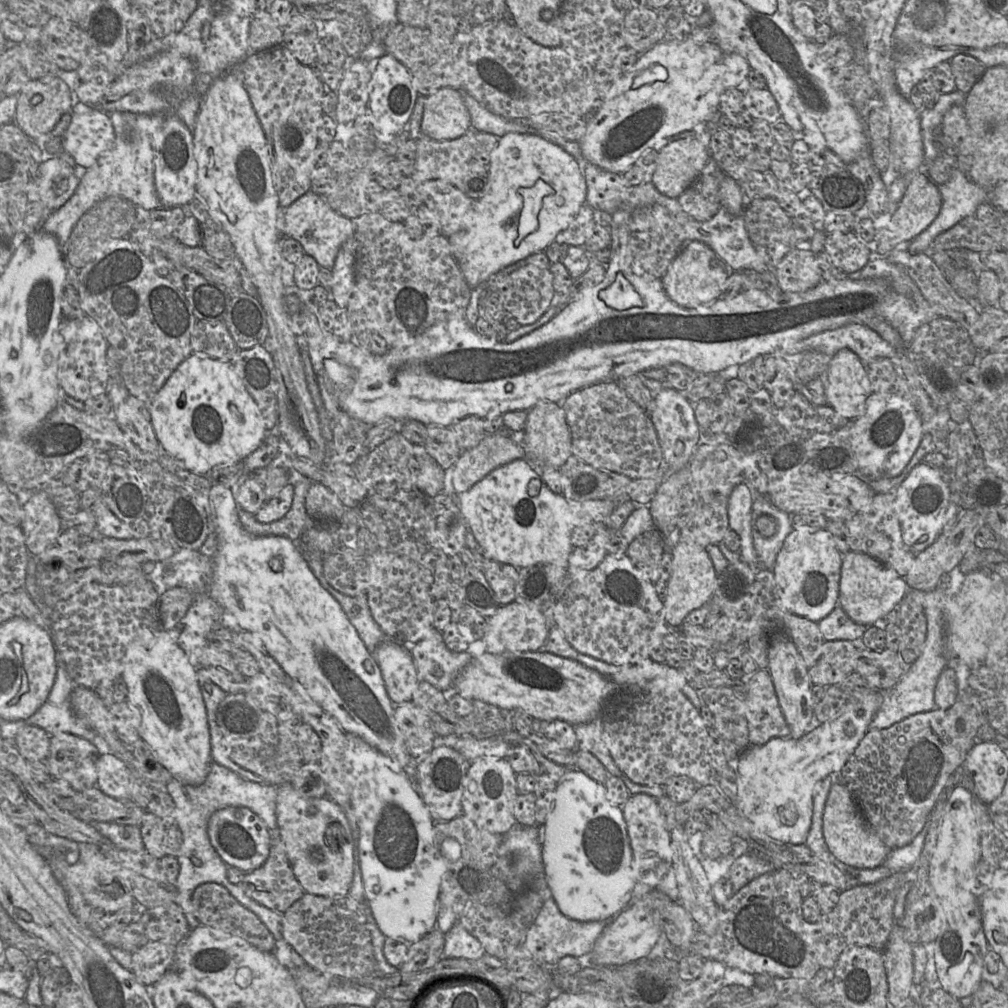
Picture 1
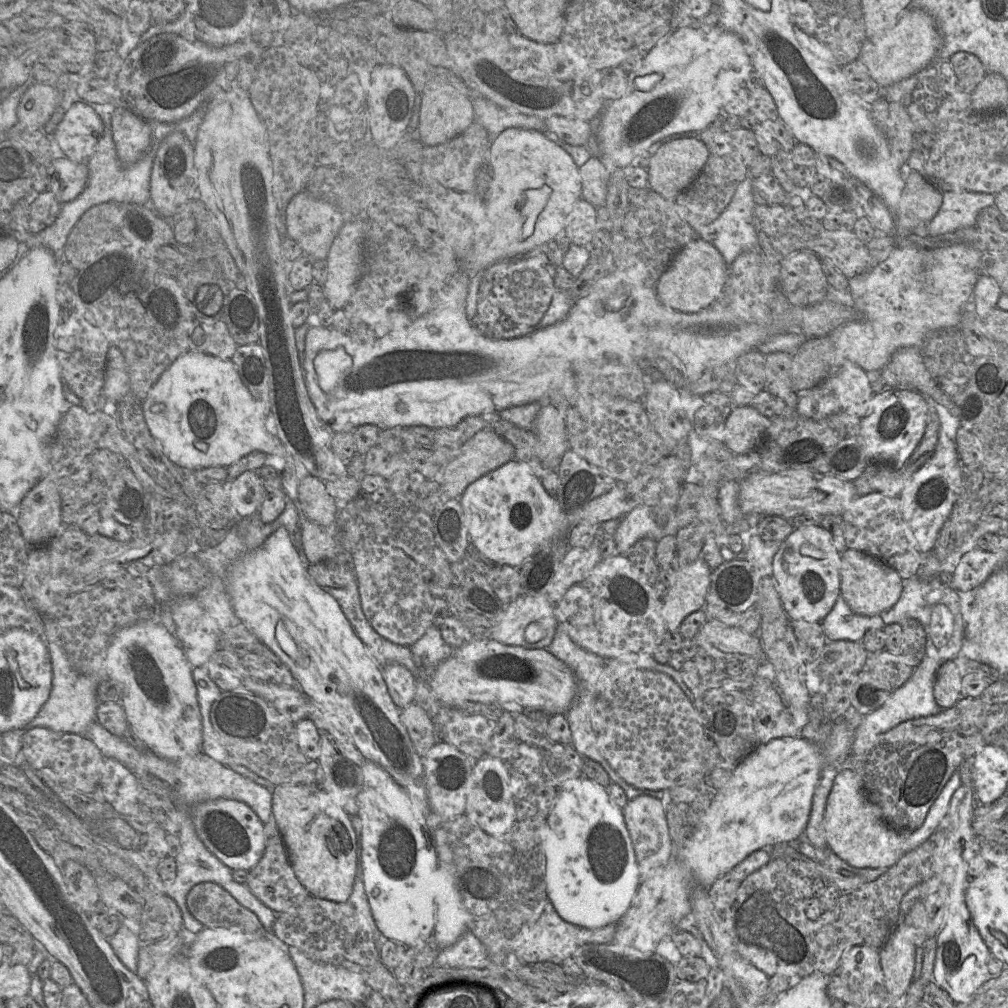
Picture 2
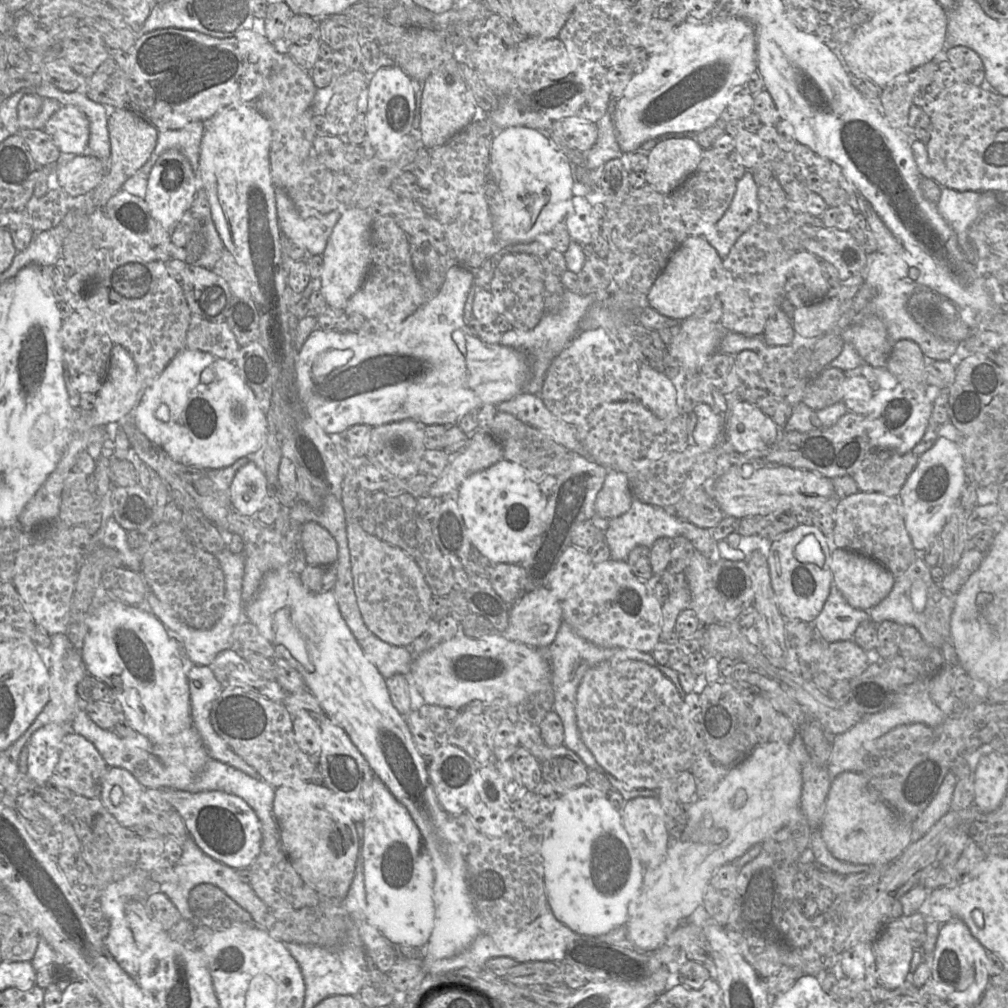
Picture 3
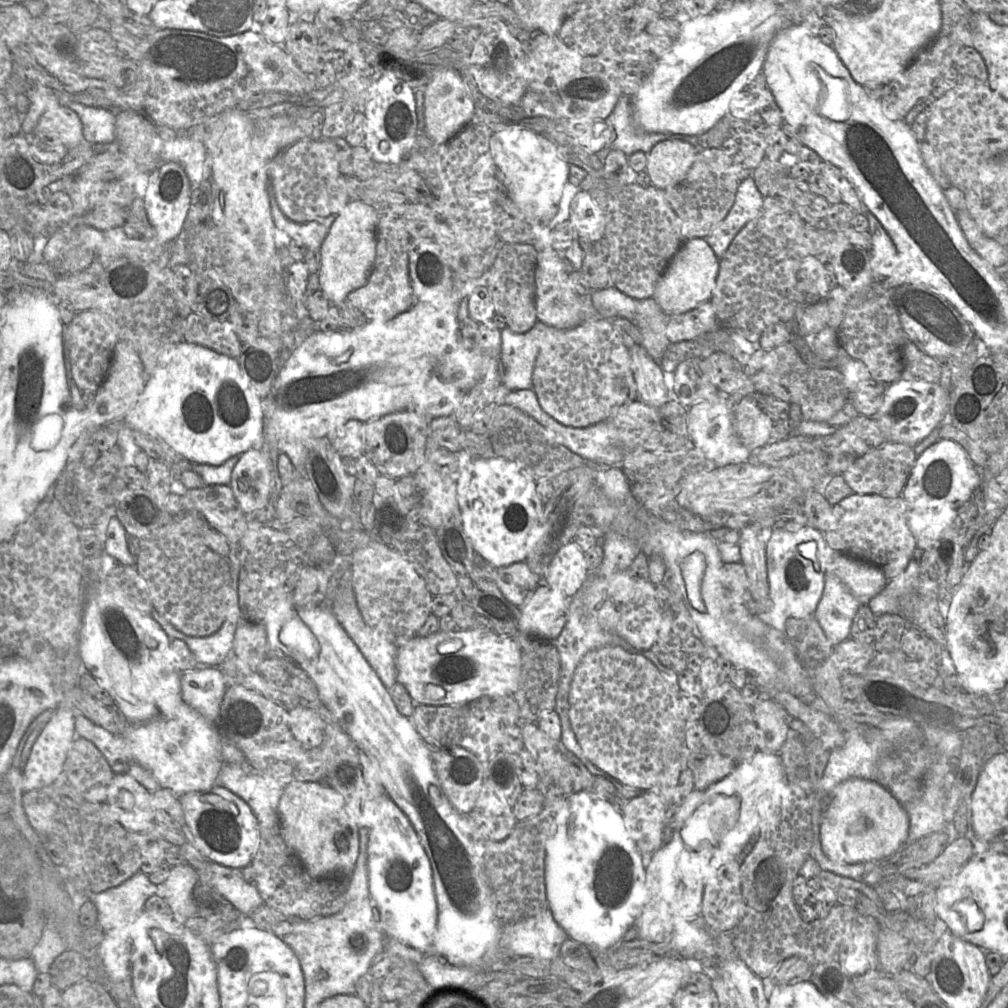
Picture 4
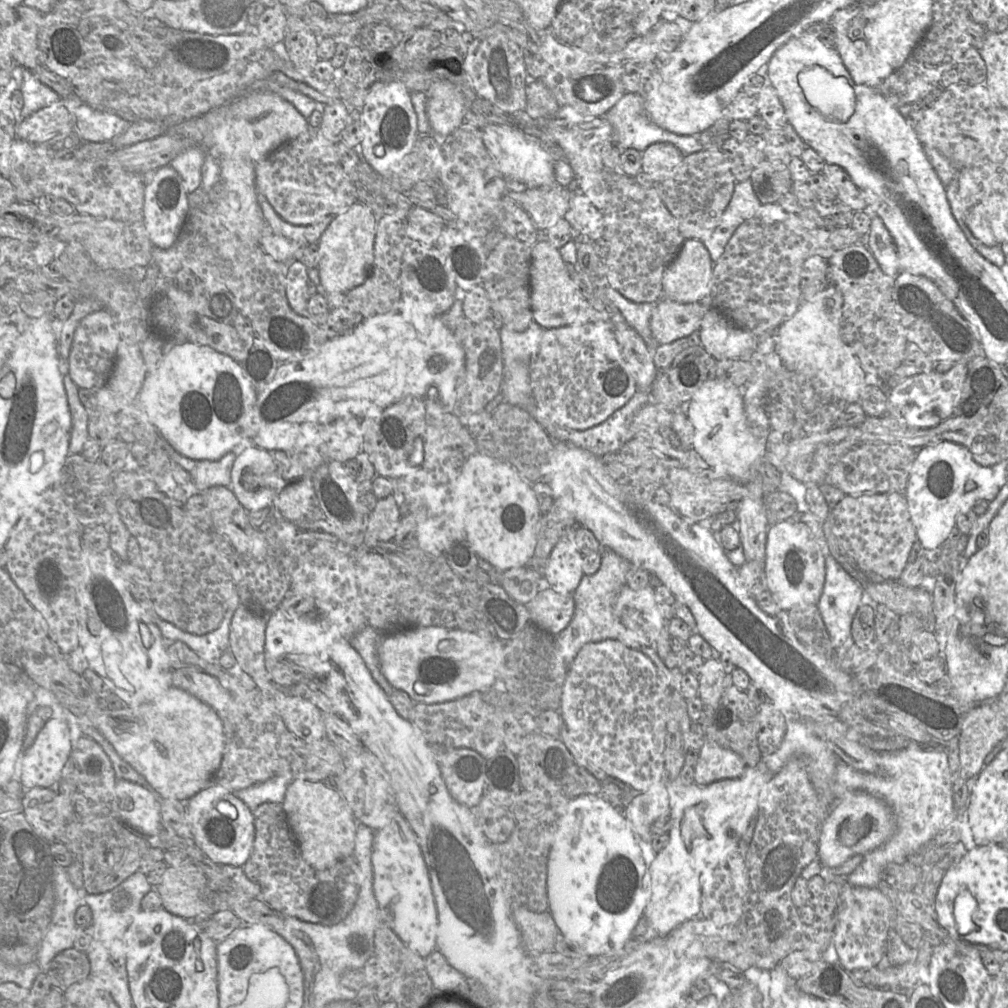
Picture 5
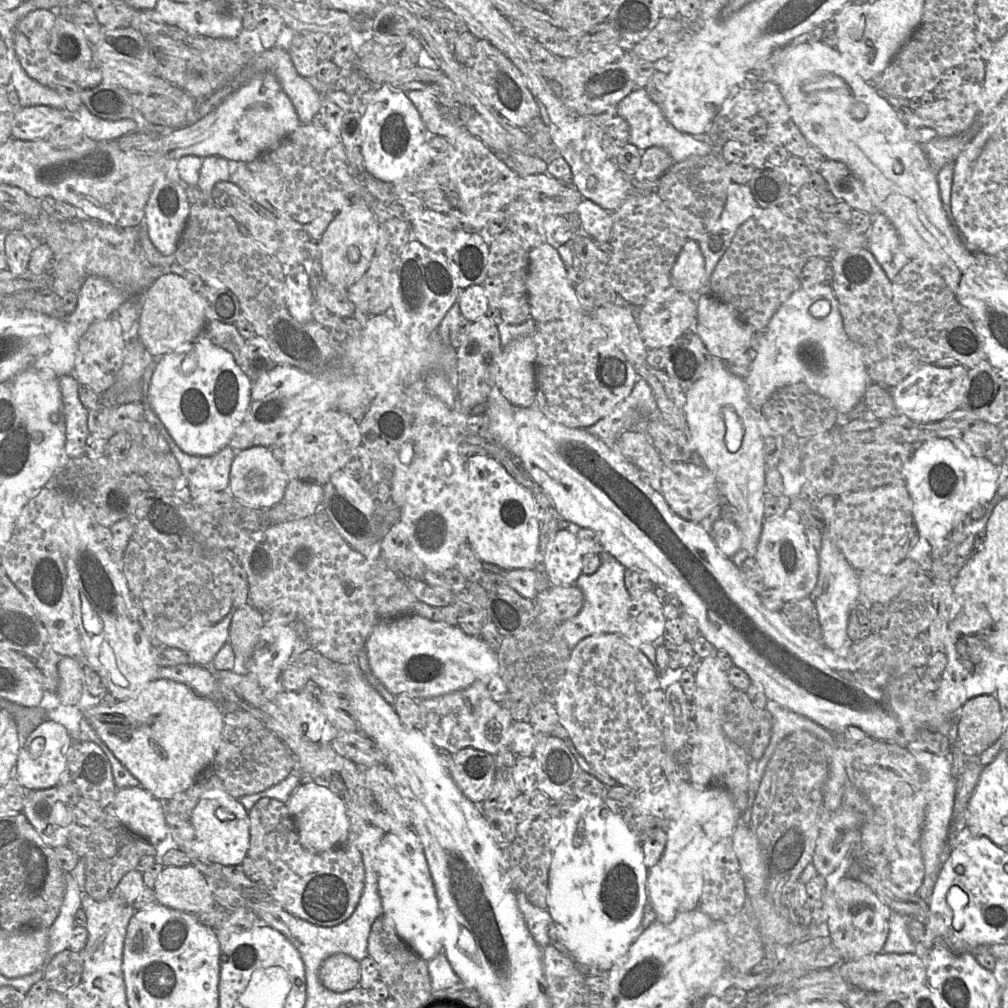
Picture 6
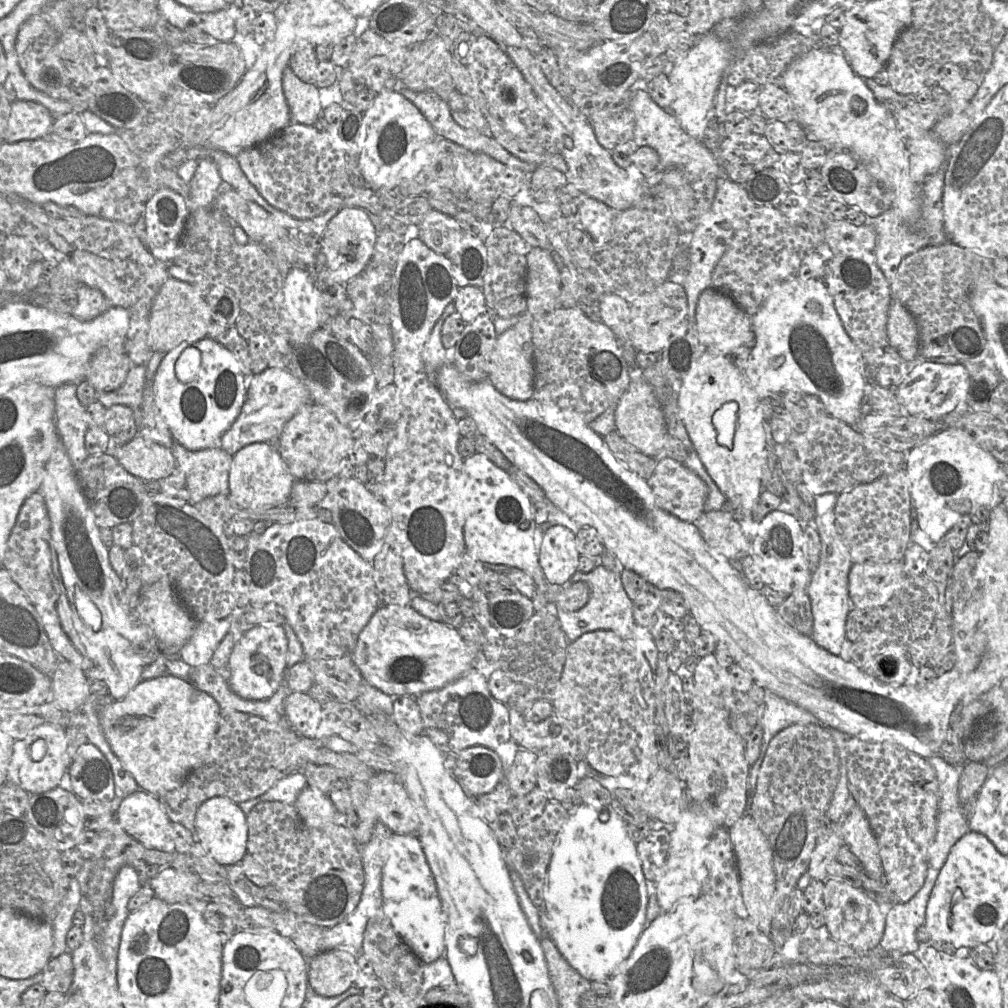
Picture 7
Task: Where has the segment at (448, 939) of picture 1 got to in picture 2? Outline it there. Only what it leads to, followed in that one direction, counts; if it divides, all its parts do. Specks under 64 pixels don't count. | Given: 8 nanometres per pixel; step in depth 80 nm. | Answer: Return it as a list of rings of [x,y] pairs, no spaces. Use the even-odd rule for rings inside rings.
[[[469,930],[456,943],[441,948],[435,960],[435,965],[442,967],[474,967],[487,968],[488,951],[481,941]]]

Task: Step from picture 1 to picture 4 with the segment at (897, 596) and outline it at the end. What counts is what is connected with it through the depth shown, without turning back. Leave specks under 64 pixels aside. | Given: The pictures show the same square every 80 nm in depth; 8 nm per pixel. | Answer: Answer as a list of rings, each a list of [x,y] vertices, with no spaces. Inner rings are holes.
[[[833,552],[828,571],[833,572],[860,603],[866,606],[888,583],[877,566],[841,552]]]

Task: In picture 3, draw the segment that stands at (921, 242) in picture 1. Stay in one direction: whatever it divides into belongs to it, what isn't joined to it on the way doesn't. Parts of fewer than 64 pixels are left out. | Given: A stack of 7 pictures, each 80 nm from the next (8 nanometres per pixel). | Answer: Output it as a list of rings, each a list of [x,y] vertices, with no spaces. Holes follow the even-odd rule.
[[[941,187],[937,209],[957,233],[961,248],[973,248],[970,228],[982,215],[1001,207],[1000,196],[995,192],[957,191]]]

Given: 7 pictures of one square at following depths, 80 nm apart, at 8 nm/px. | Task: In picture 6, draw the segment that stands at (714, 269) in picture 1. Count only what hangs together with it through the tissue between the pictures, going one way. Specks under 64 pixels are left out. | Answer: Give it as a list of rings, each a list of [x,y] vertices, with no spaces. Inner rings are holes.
[[[687,240],[671,272],[671,284],[690,294],[707,289],[705,261],[697,242]]]

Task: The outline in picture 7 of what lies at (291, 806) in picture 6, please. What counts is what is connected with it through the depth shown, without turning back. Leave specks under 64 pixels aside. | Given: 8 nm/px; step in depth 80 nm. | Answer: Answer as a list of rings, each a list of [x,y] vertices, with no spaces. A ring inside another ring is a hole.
[[[306,786],[294,802],[302,822],[310,828],[322,828],[333,822],[342,822],[328,795]]]

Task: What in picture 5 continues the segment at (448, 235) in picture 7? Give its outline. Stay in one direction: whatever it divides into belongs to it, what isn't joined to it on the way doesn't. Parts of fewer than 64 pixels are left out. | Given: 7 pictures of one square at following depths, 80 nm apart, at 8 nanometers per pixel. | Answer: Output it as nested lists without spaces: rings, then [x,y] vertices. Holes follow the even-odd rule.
[[[413,206],[407,214],[407,235],[423,245],[435,245],[446,226],[434,212]]]

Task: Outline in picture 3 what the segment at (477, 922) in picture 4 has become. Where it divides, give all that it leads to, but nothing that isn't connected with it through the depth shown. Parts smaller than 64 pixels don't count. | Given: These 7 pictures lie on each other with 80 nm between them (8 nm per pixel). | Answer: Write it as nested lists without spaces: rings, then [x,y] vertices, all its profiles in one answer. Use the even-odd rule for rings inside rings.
[[[287,567],[267,572],[253,600],[244,607],[244,618],[254,624],[258,632],[302,676],[306,689],[317,699],[326,716],[341,726],[352,743],[367,760],[374,774],[391,794],[408,810],[430,852],[435,879],[432,897],[435,903],[435,925],[427,945],[426,955],[431,959],[451,958],[466,950],[480,934],[476,913],[466,885],[465,830],[456,823],[454,816],[439,805],[427,768],[427,758],[417,750],[405,716],[393,706],[386,679],[371,663],[338,608],[332,590],[312,593],[301,583],[300,577]]]

